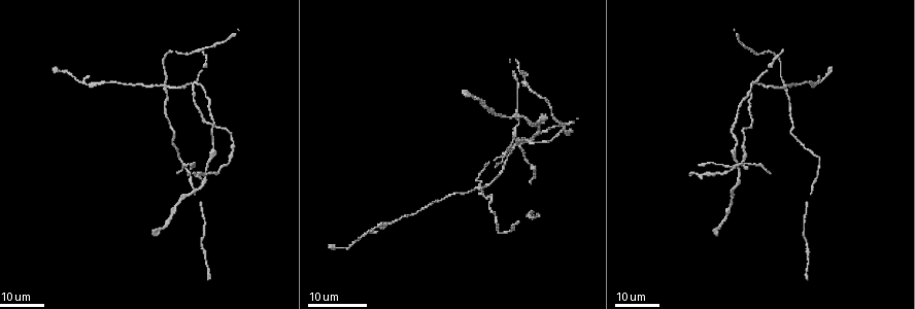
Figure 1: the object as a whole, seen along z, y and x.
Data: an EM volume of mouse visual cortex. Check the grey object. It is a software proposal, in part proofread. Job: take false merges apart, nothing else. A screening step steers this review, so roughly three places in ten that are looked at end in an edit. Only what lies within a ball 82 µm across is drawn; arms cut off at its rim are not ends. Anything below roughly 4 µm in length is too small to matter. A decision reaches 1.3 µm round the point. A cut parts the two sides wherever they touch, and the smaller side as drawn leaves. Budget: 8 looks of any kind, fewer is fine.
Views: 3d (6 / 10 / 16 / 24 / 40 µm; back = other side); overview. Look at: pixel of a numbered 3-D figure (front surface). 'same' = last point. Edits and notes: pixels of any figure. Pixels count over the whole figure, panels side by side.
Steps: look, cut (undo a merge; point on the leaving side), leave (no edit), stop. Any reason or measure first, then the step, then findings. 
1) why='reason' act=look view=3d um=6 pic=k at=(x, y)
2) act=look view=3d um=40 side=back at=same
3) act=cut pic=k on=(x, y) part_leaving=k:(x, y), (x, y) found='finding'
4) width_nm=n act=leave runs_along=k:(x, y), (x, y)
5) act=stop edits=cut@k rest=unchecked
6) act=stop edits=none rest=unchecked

why='sudden change in width' act=look view=3d um=16 pic=1 at=(202, 245)

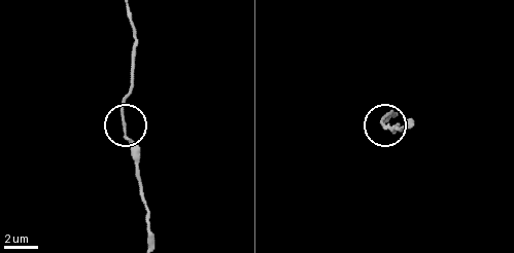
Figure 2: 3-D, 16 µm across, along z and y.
why='closer look' act=look view=3d um=10 pic=2 at=(383, 124)

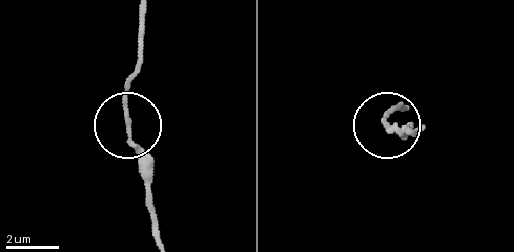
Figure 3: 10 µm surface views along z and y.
act=look view=3d um=10 side=back pic=3 at=(130, 129)

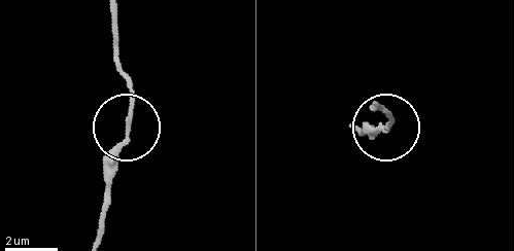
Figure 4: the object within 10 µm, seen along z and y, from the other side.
act=leave found='one cell here'

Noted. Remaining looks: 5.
why='side arm on a straight run' act=look view=3d um=24 pic=1 at=(746, 164)

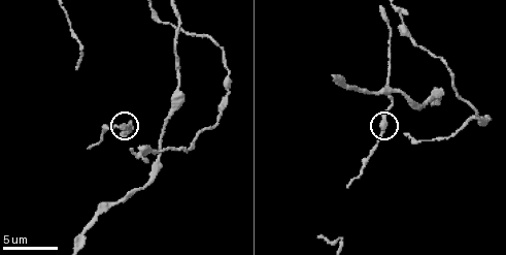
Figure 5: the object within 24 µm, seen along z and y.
why='closer look' act=look view=3d um=6 at=same

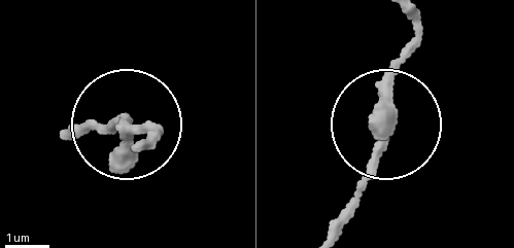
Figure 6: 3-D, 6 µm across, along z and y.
act=leave found='continuous, no second cell'

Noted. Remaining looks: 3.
why='looks like a crossing' act=look view=3d um=16 pic=1 at=(193, 85)

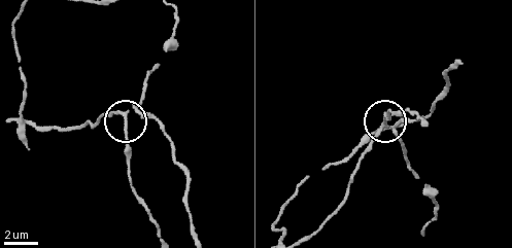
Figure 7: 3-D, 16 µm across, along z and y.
act=look view=3d um=6 pic=7 at=(126, 115)

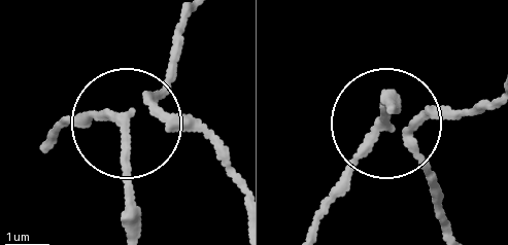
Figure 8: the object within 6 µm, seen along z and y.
act=cut pic=8 on=(211, 136) part_leaving=8:(157, 106), (197, 128), (234, 183) found='two cells meet here'

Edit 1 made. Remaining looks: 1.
act=stop edits=cut@8 rest=unchecked

